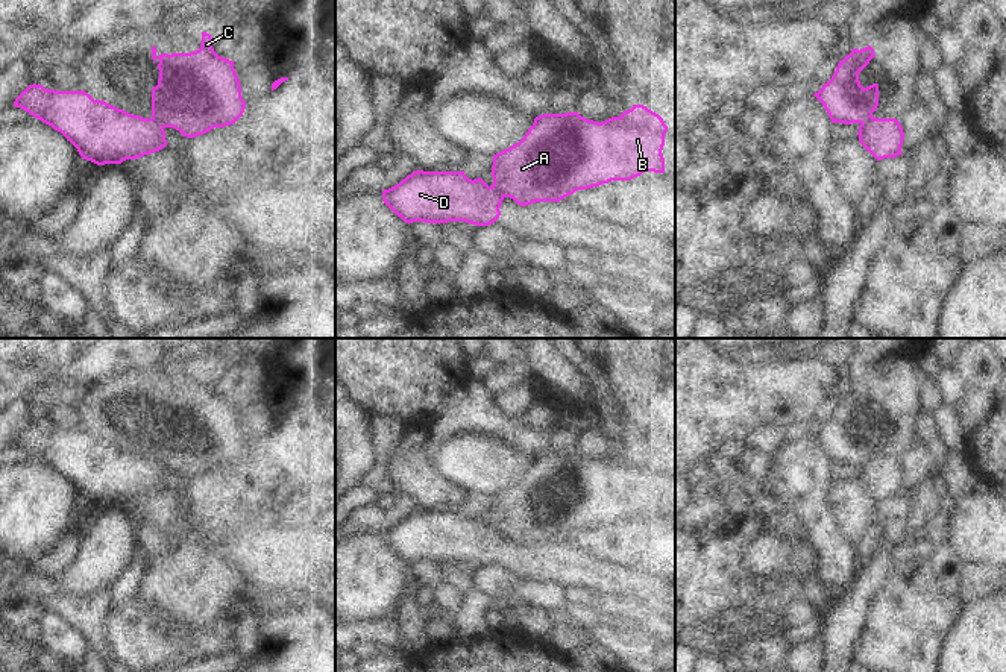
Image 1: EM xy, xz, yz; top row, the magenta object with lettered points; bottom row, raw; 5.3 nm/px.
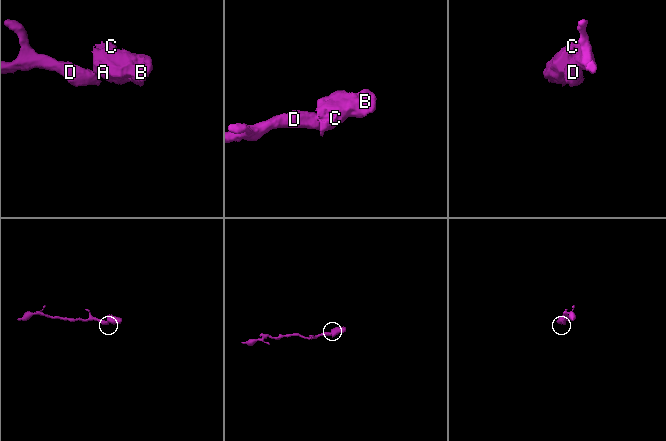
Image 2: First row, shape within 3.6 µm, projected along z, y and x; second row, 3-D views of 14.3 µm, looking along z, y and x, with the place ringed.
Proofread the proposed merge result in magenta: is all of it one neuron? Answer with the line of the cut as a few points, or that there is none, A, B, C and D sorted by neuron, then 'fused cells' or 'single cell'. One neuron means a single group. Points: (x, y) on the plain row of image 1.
cut xy (150, 458), (155, 458), (163, 467); groups A B C / D; fused cells

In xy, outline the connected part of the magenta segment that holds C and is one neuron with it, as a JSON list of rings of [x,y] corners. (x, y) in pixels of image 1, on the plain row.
[[[202,372],[200,388],[190,393],[156,394],[152,387],[152,399],[159,399],[158,425],[152,428],[152,460],[162,467],[173,467],[182,476],[194,478],[214,467],[234,464],[244,452],[246,441],[241,437],[241,425],[234,410],[234,400],[218,396],[212,388],[212,378]]]

